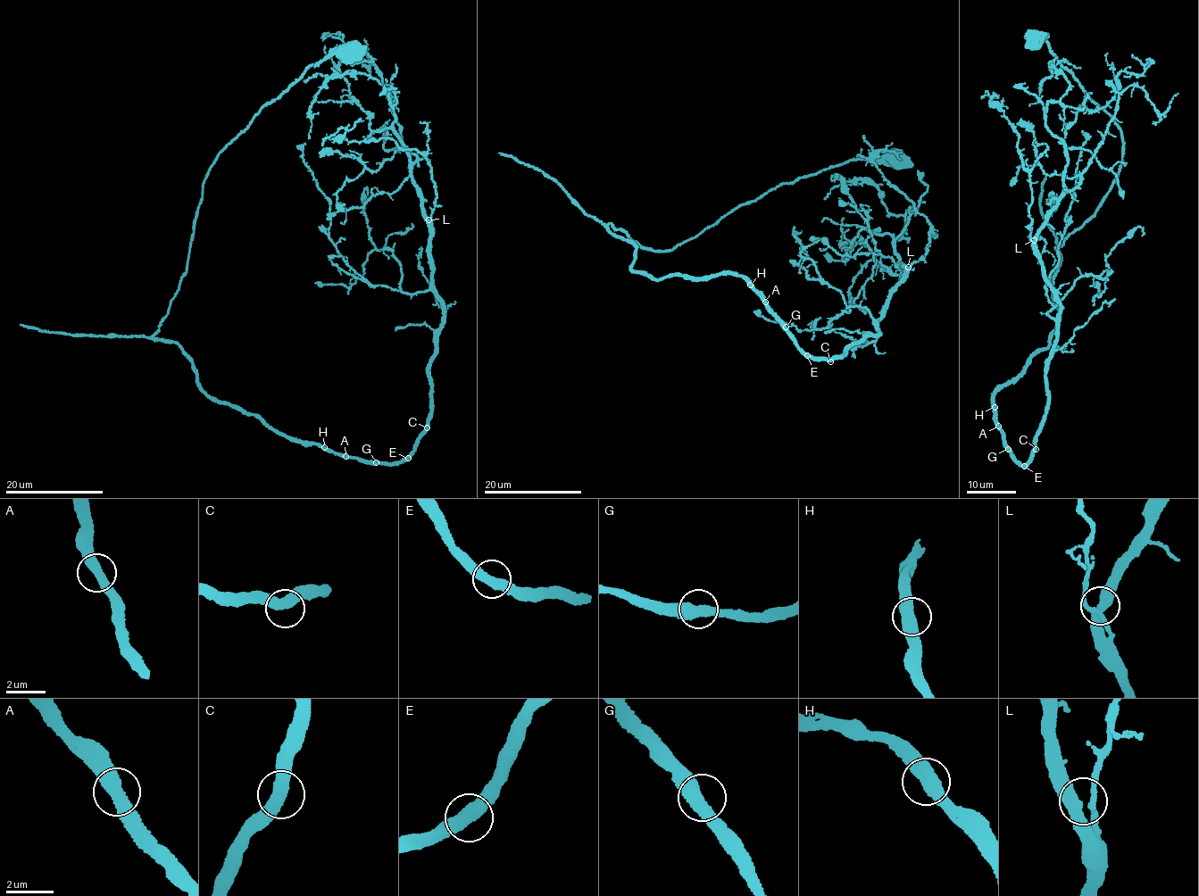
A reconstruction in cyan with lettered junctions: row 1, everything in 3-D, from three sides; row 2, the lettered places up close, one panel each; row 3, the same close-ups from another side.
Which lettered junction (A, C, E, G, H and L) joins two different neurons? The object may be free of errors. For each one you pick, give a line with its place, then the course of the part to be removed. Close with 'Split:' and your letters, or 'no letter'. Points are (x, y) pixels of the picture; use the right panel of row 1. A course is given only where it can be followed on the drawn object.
Split: no letter

